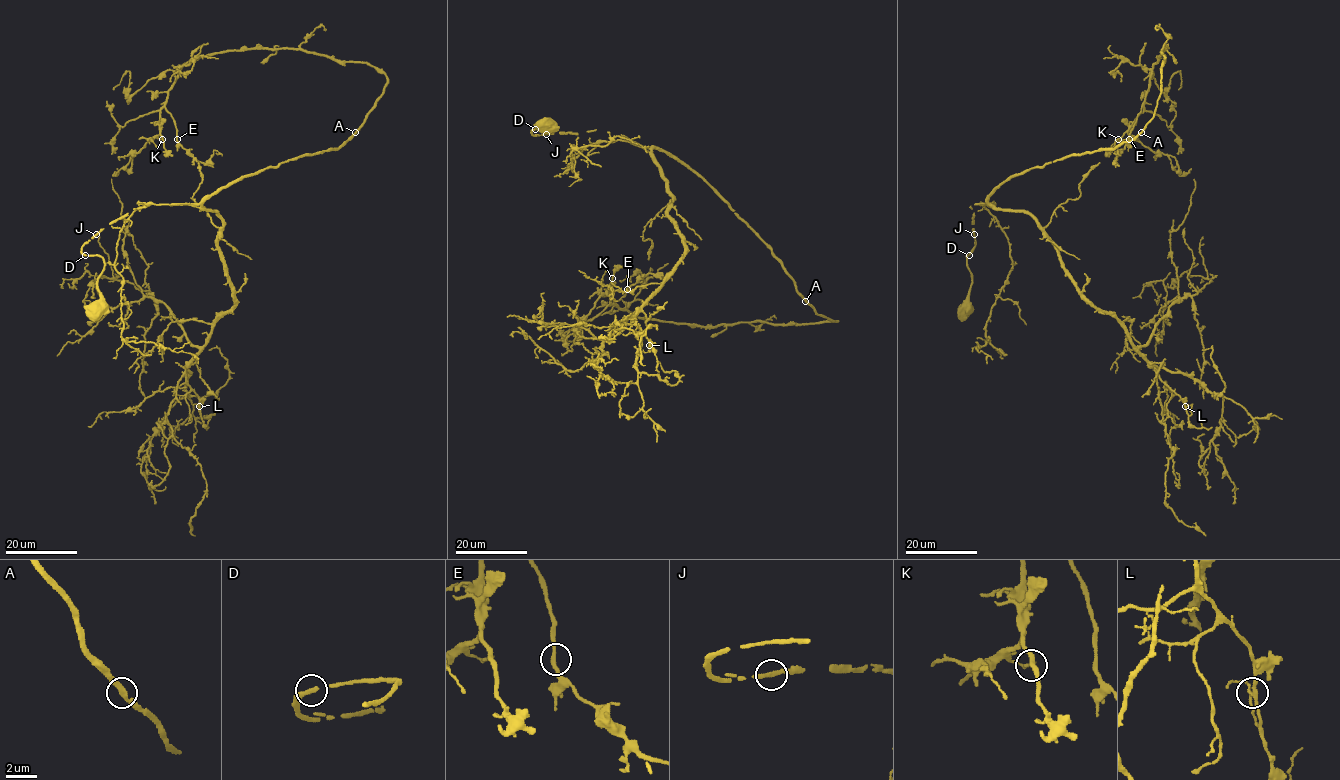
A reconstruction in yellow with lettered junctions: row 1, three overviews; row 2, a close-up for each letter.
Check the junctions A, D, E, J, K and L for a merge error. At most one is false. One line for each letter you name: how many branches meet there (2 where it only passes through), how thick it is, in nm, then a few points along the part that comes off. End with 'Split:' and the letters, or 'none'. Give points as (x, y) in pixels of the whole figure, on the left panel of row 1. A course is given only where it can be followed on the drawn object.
Split: none

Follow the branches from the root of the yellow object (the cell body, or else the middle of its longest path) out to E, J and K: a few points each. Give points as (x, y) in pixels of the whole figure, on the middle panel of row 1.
E: (545, 124), (531, 132), (589, 132), (688, 165), (837, 320), (645, 320), (615, 303), (627, 289)
J: (545, 124), (550, 127), (547, 132), (554, 128), (539, 127), (531, 132), (546, 134)
K: (545, 124), (531, 132), (589, 132), (688, 165), (837, 320), (645, 320), (610, 303), (612, 278)

